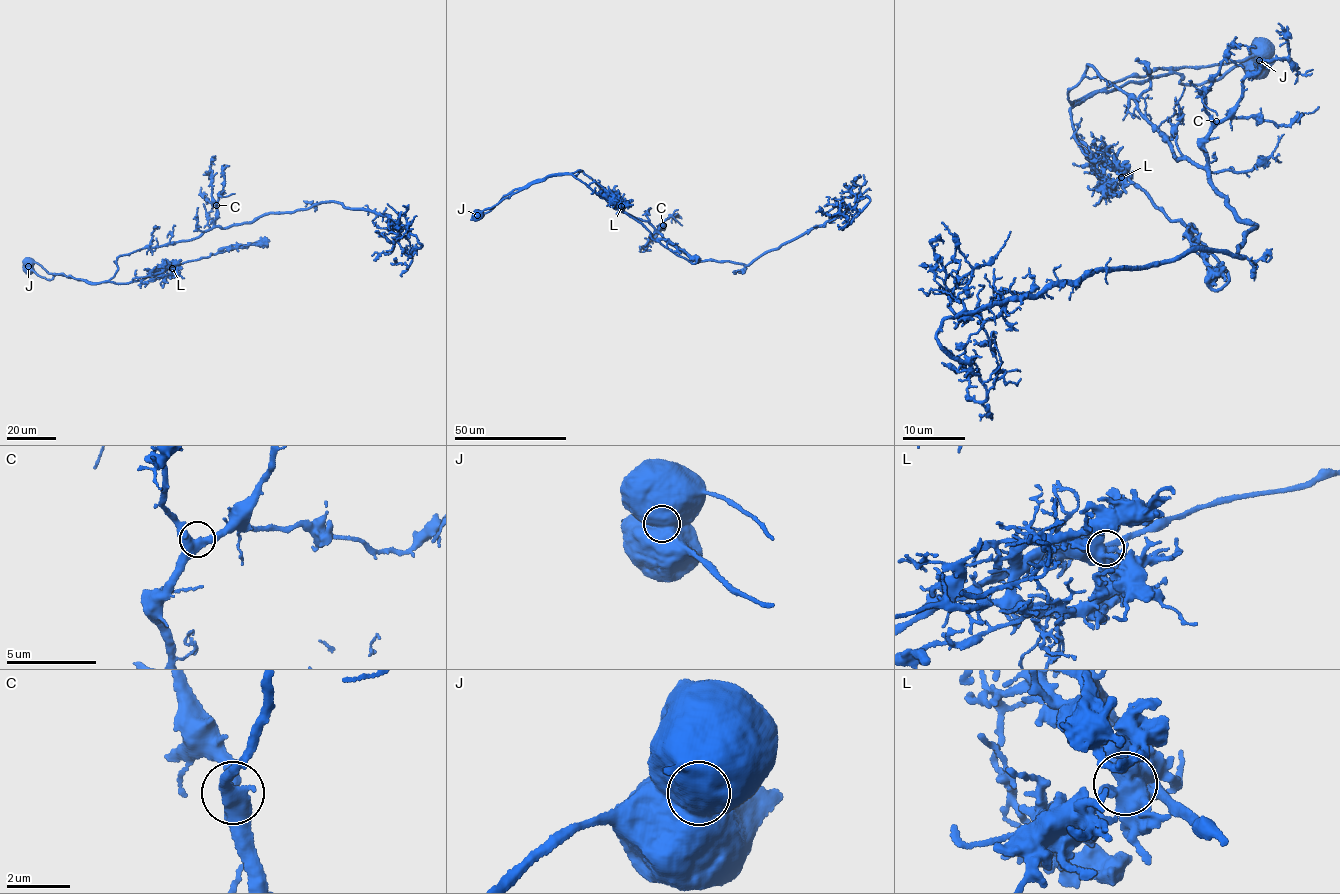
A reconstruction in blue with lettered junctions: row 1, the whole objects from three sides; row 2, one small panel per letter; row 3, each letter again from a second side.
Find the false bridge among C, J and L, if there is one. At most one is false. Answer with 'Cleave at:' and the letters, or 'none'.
Cleave at: J

